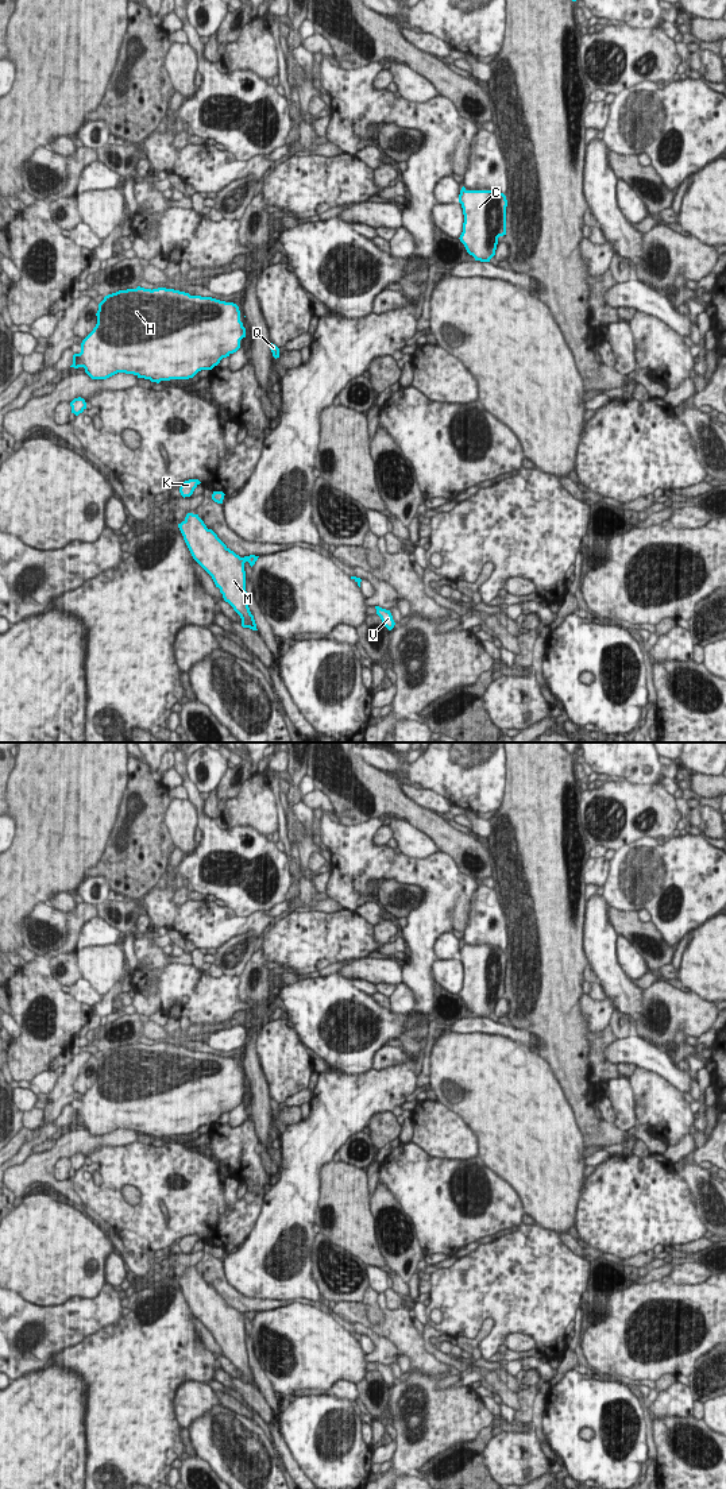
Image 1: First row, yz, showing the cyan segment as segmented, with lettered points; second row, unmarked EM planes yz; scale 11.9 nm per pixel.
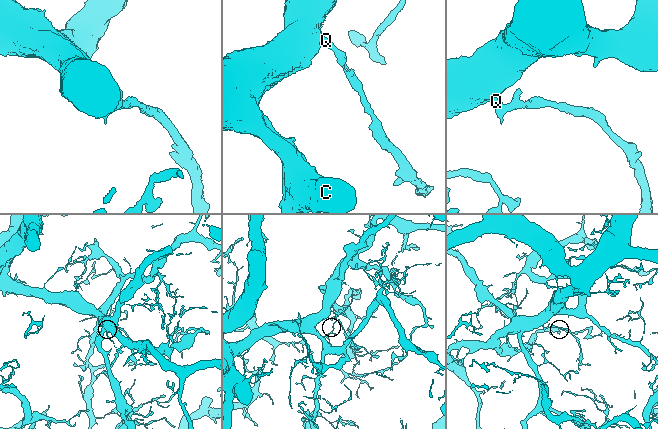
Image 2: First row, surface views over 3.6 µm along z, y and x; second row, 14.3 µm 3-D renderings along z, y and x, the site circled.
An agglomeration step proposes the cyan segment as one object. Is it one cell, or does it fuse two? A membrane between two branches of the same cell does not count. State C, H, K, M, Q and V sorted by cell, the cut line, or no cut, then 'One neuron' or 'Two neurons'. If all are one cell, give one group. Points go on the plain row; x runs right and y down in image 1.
Groups: C H K M Q V. No split. One neuron.

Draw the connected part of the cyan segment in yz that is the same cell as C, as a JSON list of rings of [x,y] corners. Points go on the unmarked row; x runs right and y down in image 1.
[[[463,942],[459,958],[464,971],[460,998],[475,1017],[490,1018],[498,994],[506,991],[506,952],[495,946],[467,946]]]

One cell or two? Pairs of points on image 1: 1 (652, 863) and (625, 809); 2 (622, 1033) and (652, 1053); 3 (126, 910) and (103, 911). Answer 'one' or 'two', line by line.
1: two
2: two
3: one

